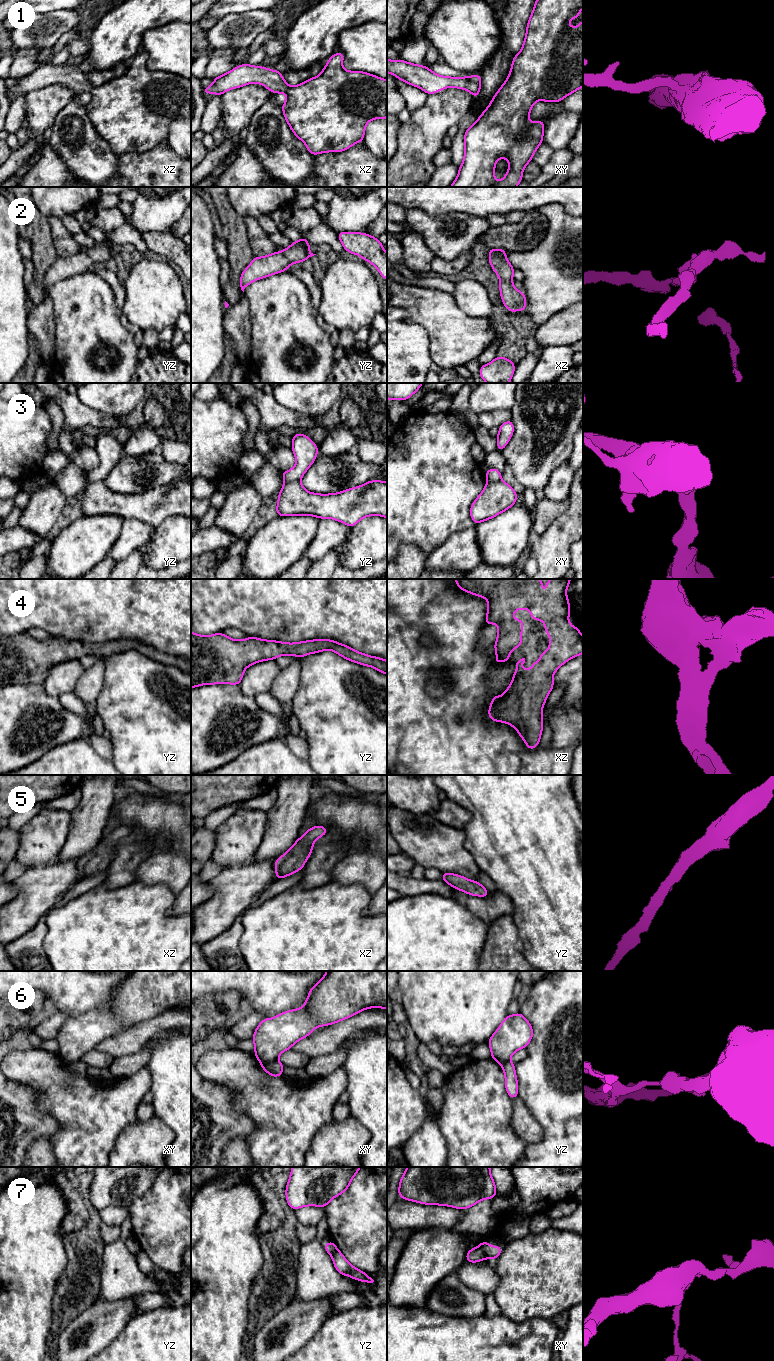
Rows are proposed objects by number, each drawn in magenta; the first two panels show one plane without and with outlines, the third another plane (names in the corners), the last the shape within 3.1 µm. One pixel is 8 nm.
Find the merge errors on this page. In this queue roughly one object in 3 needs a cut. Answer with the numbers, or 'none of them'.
3, 6, 7

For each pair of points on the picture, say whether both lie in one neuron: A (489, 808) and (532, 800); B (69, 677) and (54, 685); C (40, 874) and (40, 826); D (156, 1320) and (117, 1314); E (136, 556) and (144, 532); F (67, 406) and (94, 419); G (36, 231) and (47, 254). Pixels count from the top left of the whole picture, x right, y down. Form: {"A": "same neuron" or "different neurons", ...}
{"A": "same neuron", "B": "same neuron", "C": "different neurons", "D": "different neurons", "E": "different neurons", "F": "same neuron", "G": "same neuron"}

